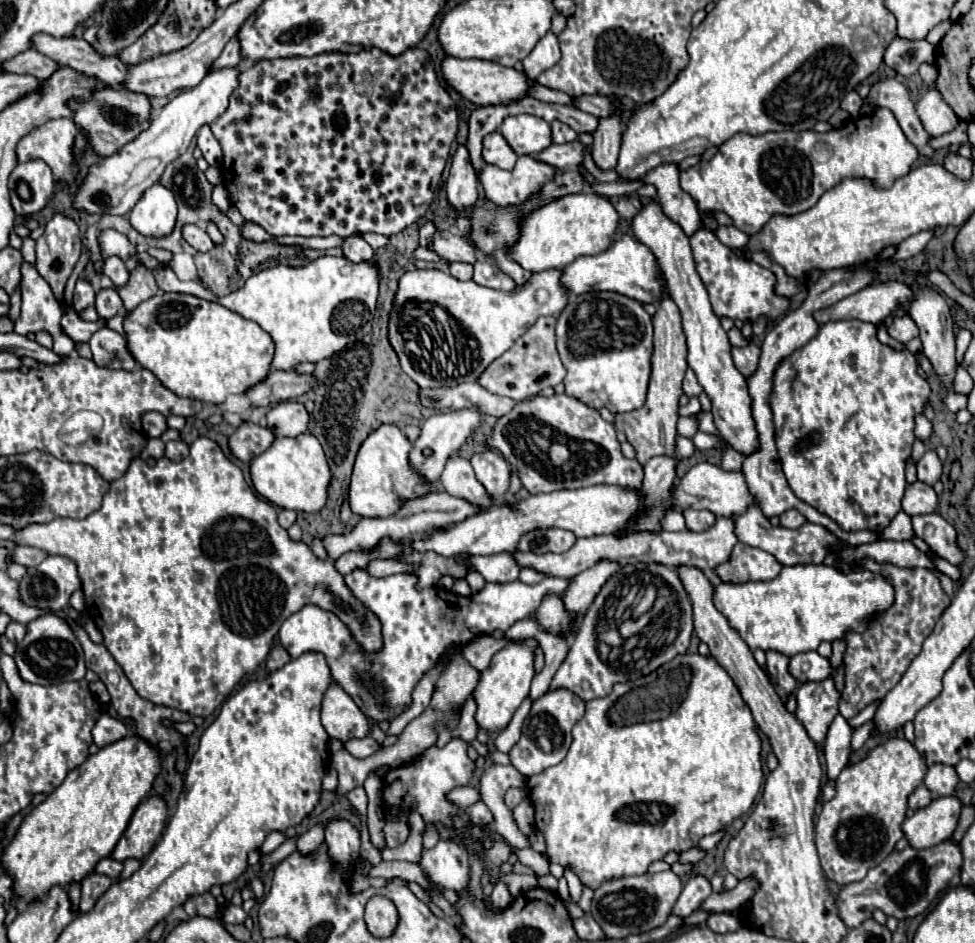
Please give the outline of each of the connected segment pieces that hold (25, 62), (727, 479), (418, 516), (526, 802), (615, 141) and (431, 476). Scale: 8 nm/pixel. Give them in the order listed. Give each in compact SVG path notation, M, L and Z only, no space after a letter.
M29 48L21 54L17 54L15 58L7 60L3 64L5 72L15 72L15 74L31 74L39 80L47 80L53 76L53 72L57 72L61 68L59 62L53 62L51 58L45 58L45 54Z
M701 462L693 466L681 478L679 486L673 490L673 498L675 498L675 508L679 512L683 512L685 508L705 508L705 510L711 510L715 516L727 516L727 518L743 514L749 506L757 504L757 498L749 494L743 472L727 472L709 462Z
M437 492L437 494L427 494L425 498L415 498L415 500L407 500L401 510L389 518L363 518L353 532L349 534L343 534L343 536L327 536L323 540L325 548L327 548L327 554L331 560L339 558L341 554L349 552L349 550L371 550L373 546L379 544L381 538L391 538L391 540L401 540L401 538L409 538L409 536L417 536L417 534L423 534L431 528L441 528L441 526L449 526L449 524L455 524L455 522L461 522L465 520L467 516L475 514L479 508L461 500L461 498L455 498L455 496L449 496L447 492Z
M525 796L525 798L521 800L521 804L513 810L513 818L515 818L517 826L521 828L521 832L523 832L525 836L529 836L529 834L533 832L533 824L535 824L533 816L535 816L533 804L531 804L531 800Z
M601 118L599 120L599 128L593 136L593 160L595 166L603 172L613 170L617 166L617 158L619 158L619 148L621 148L621 134L623 134L623 126L619 122L619 118Z
M449 410L449 412L437 412L425 424L421 426L421 436L413 442L413 450L409 454L413 466L431 482L435 482L441 476L441 470L445 468L445 462L453 452L457 452L465 440L483 424L483 414L479 410Z

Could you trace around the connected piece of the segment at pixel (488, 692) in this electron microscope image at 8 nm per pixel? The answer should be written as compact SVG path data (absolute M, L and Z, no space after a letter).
M527 638L527 640L521 640L521 642L511 642L503 650L499 650L493 656L489 668L485 668L481 672L479 684L473 690L473 696L477 700L475 720L487 732L503 730L509 724L509 720L513 718L513 714L519 708L519 704L523 702L523 698L529 694L529 684L535 676L533 660L535 660L537 648L539 648L539 642L535 638Z

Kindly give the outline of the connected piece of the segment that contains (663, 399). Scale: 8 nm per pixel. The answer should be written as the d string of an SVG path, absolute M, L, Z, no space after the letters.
M665 296L661 300L661 306L657 306L657 314L653 316L655 326L655 352L651 360L651 380L649 380L649 392L647 402L639 410L623 412L615 416L615 428L625 432L629 444L635 448L635 458L645 464L653 456L677 456L675 450L675 438L677 438L677 420L679 420L679 398L683 394L683 378L687 370L687 346L685 346L685 334L681 328L681 314L675 306L675 302Z

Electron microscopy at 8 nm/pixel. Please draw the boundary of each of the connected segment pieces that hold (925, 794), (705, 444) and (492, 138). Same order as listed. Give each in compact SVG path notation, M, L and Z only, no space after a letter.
M919 786L911 796L909 796L909 808L913 810L919 810L919 808L925 808L927 804L931 802L931 794L925 786Z
M697 432L693 436L693 444L697 450L709 450L709 448L717 448L717 450L725 450L725 444L719 442L719 438L715 436L709 436L709 434L703 434L703 432Z
M491 132L483 138L483 160L503 170L513 170L517 162L517 154L501 136L501 132Z

